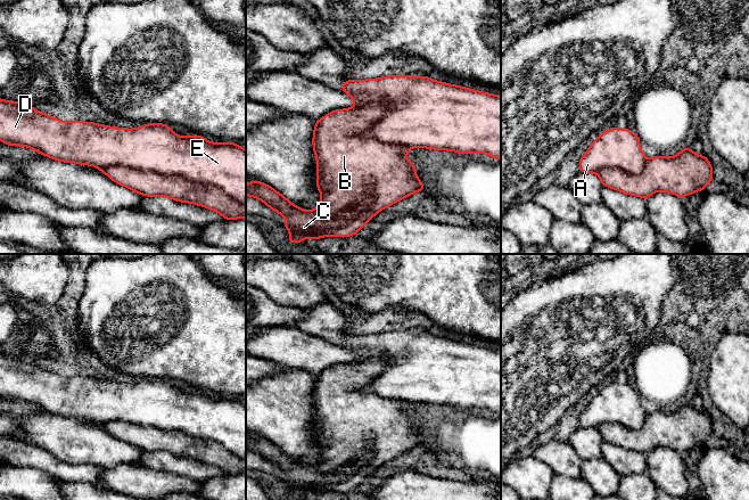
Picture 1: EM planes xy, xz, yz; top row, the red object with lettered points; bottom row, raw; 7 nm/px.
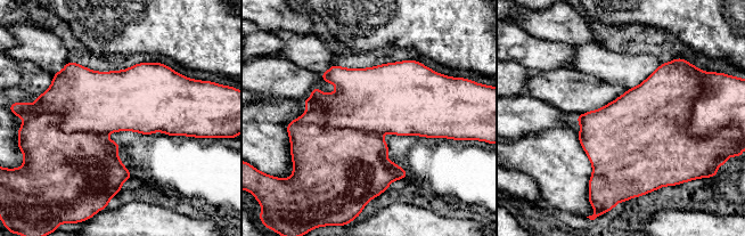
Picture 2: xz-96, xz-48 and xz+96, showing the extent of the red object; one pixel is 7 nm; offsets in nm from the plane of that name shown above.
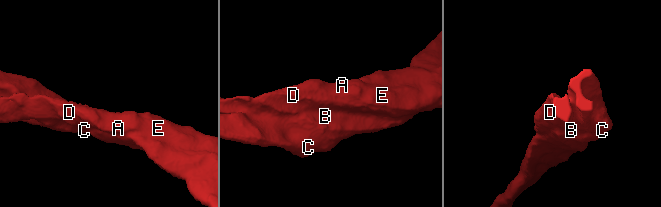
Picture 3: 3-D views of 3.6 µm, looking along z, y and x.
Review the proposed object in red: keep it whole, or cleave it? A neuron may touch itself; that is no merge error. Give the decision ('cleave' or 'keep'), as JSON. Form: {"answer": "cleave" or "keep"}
{"answer": "cleave"}

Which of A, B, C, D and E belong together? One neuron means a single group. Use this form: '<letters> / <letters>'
A D E / B C

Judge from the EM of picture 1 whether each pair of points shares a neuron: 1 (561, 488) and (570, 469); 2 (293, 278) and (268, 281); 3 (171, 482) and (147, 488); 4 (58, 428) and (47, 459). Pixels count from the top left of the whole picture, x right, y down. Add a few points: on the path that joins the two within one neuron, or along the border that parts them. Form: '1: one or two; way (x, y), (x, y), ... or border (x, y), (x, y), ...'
1: two; border (554, 473), (579, 477)
2: one; way (287, 279), (273, 279)
3: one; way (165, 483), (153, 484)
4: two; border (26, 441), (73, 465)

